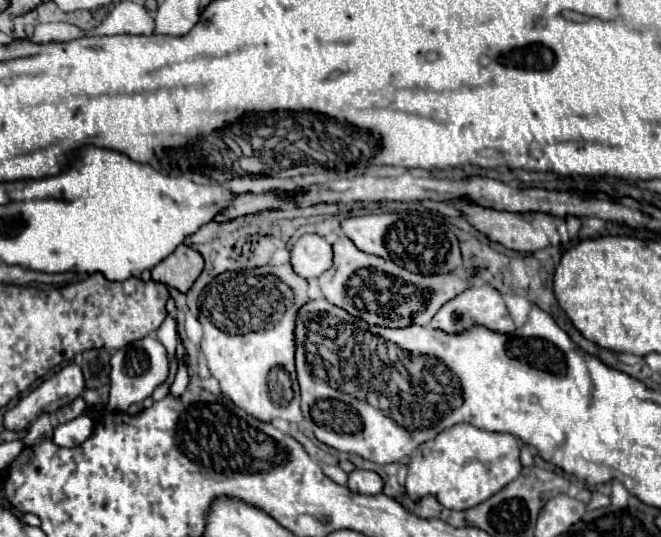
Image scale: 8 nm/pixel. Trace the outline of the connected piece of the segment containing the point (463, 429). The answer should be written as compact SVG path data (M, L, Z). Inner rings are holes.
M454 424L442 430L434 440L422 442L422 446L414 450L408 462L406 494L414 502L424 496L434 496L450 510L472 508L520 474L522 466L518 456L520 448L512 434L480 430L472 424Z

